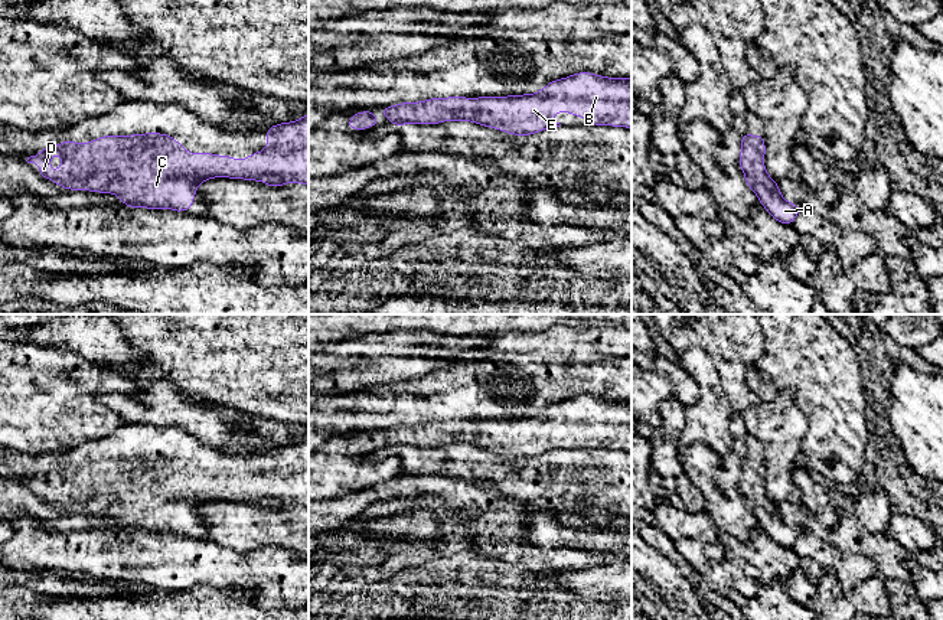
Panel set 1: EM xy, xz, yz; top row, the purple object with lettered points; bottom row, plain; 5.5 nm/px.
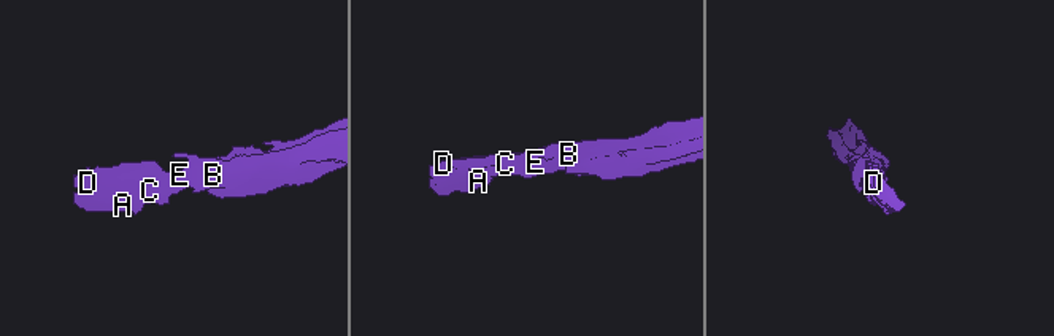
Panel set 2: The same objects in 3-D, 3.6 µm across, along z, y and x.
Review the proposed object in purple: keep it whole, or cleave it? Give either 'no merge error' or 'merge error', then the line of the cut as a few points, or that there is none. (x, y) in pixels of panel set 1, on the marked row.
no merge error; cut none

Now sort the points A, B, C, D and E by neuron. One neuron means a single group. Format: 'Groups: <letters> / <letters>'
Groups: A B C D E

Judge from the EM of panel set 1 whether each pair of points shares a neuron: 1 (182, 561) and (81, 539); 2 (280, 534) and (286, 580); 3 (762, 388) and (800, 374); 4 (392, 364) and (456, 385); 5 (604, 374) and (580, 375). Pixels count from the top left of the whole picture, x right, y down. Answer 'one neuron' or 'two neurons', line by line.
1: one neuron
2: two neurons
3: two neurons
4: two neurons
5: one neuron

